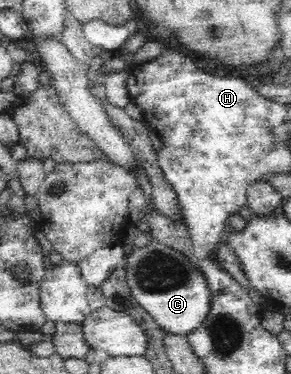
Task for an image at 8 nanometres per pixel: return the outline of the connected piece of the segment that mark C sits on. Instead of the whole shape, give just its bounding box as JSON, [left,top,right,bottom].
[124,240,212,336]

